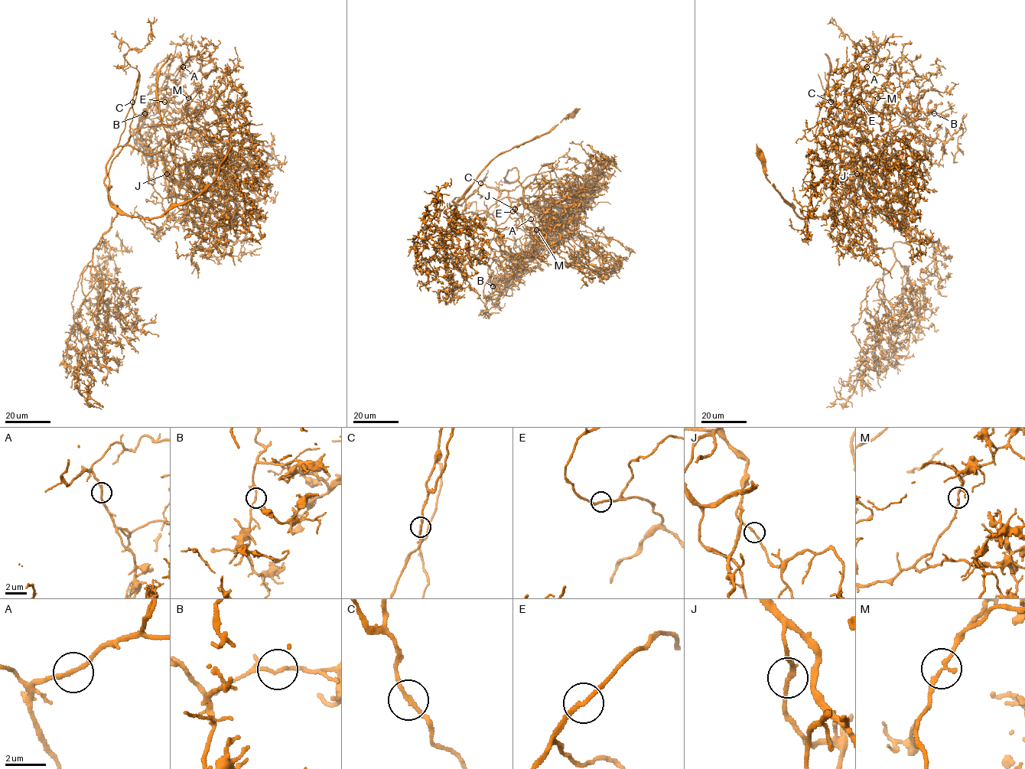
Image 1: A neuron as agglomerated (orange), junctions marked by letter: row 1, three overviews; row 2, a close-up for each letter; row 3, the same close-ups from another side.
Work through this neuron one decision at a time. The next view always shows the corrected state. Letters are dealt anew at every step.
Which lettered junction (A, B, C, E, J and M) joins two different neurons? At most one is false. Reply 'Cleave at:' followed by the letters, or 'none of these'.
Cleave at: J

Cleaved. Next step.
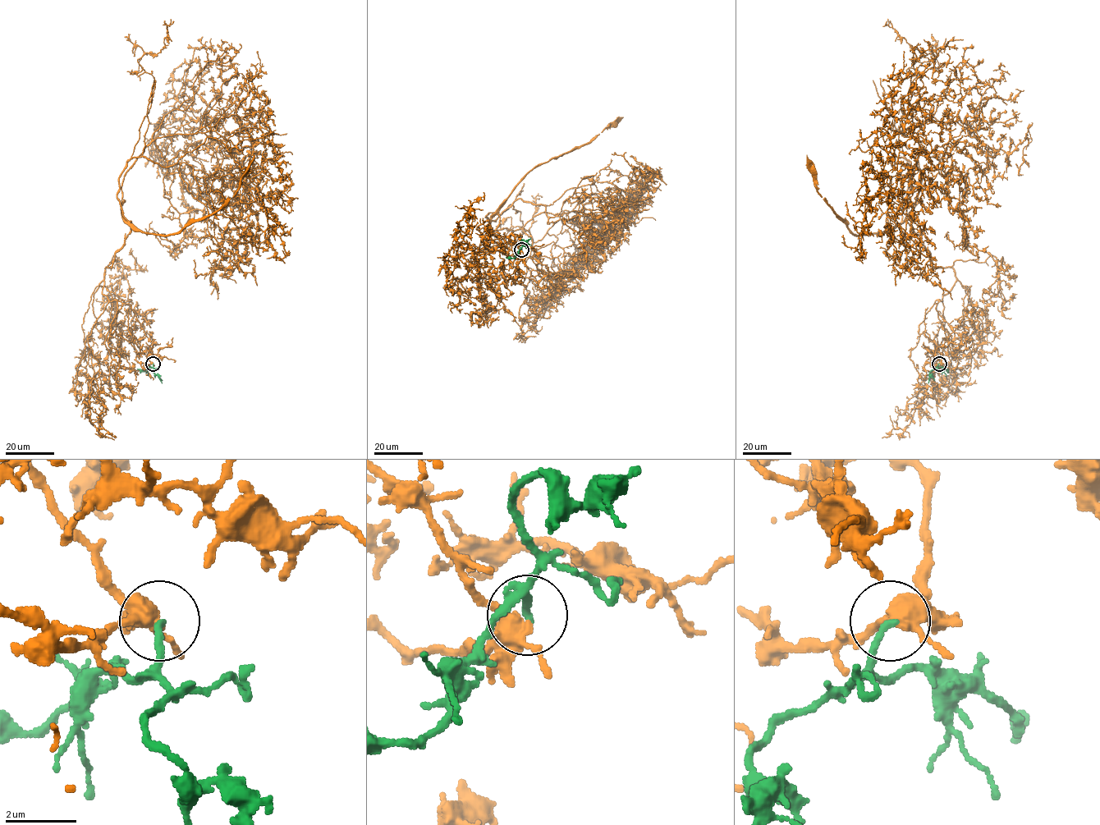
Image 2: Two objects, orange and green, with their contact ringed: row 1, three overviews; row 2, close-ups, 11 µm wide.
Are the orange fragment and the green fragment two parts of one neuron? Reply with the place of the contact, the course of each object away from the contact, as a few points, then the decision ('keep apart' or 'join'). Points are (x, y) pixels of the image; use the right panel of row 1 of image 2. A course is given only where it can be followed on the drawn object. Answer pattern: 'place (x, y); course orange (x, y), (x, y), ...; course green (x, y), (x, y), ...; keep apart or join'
place (939, 364); course orange (939, 364), (918, 325), (955, 272), (902, 221), (909, 162), (877, 137), (879, 194), (856, 249), (843, 235); course green (939, 364), (929, 373), (931, 376), (928, 383); join

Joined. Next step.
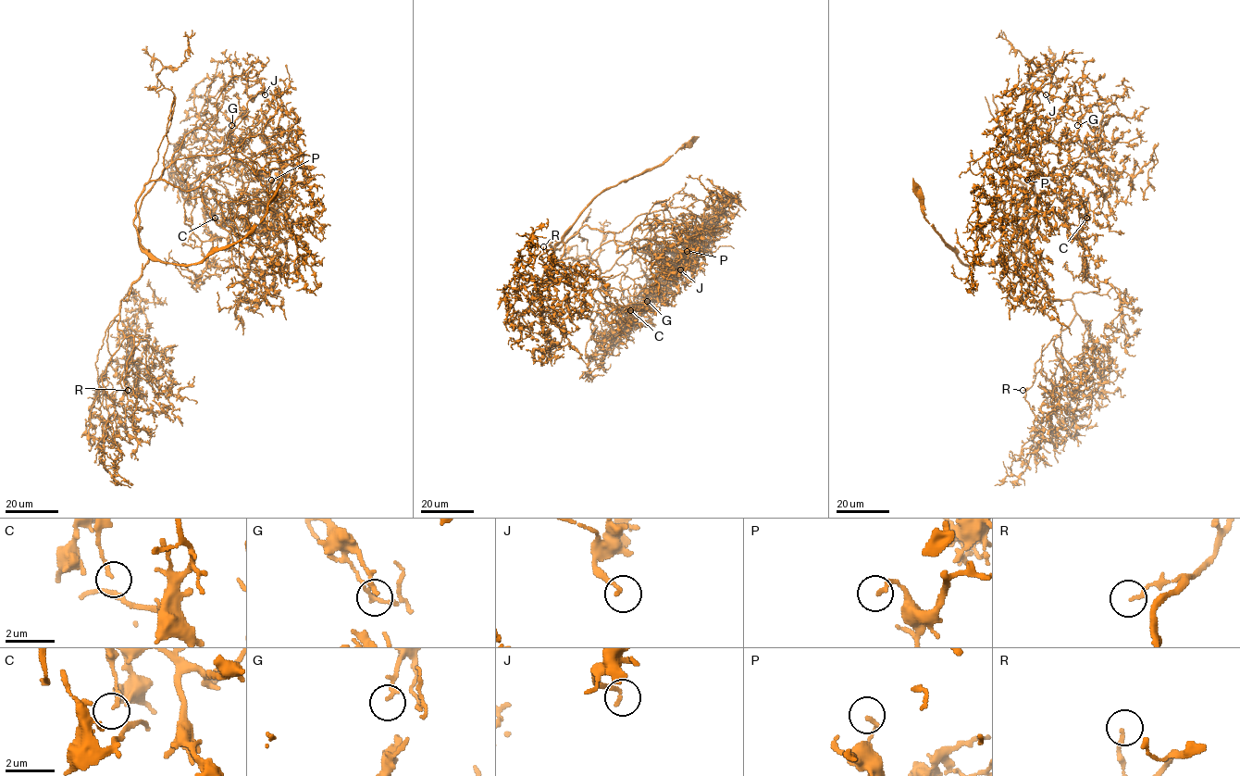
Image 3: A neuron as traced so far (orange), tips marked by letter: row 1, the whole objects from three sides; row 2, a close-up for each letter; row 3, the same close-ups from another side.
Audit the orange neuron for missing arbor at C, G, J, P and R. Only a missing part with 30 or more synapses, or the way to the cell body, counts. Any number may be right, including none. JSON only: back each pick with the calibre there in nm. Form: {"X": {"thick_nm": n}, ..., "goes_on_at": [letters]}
{"goes_on_at": []}

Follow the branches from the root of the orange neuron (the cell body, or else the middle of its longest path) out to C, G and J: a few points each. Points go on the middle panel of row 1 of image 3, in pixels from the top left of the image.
C: (551, 242), (562, 241), (554, 248), (555, 260), (588, 259), (600, 267), (602, 286), (626, 289), (630, 310)
G: (551, 242), (562, 241), (555, 260), (590, 257), (601, 272), (624, 265), (623, 294), (635, 310), (647, 301)
J: (551, 242), (562, 241), (555, 260), (586, 259), (611, 241), (650, 256), (663, 246), (679, 254), (680, 269)

